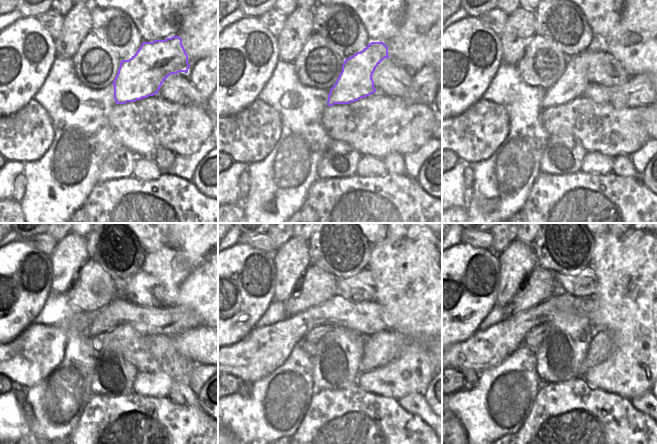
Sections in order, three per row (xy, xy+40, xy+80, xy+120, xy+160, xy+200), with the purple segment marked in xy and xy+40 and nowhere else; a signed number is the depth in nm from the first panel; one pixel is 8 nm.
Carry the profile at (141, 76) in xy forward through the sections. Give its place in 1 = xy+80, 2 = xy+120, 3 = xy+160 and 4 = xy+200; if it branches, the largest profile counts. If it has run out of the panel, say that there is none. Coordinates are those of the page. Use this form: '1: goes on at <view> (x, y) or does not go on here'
1: goes on at xy+80 (573, 82)
2: goes on at xy+120 (100, 324)
3: goes on at xy+160 (313, 335)
4: goes on at xy+200 (534, 338)

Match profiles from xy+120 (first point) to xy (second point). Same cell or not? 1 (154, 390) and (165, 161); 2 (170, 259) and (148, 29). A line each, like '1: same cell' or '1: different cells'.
1: different cells
2: different cells

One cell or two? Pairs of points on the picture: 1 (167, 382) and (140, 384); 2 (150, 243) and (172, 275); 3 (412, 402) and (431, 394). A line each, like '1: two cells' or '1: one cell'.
1: one cell
2: two cells
3: two cells

